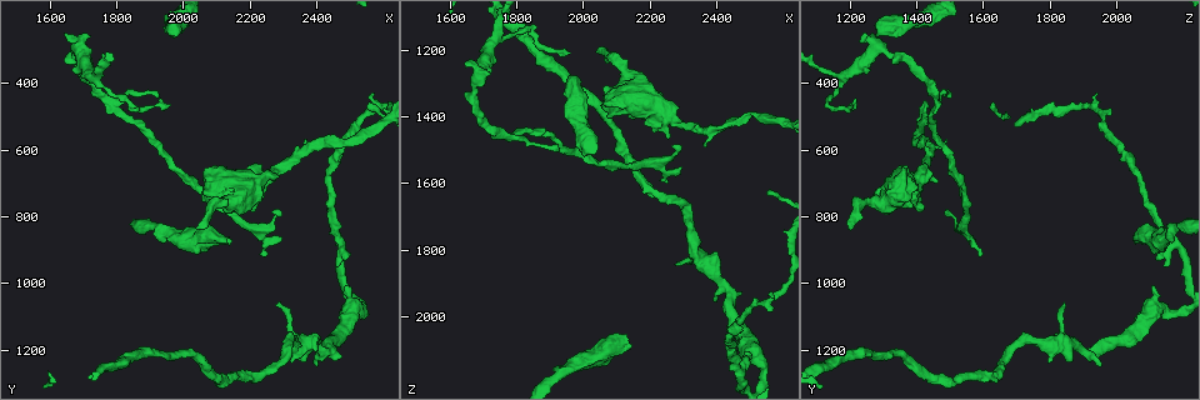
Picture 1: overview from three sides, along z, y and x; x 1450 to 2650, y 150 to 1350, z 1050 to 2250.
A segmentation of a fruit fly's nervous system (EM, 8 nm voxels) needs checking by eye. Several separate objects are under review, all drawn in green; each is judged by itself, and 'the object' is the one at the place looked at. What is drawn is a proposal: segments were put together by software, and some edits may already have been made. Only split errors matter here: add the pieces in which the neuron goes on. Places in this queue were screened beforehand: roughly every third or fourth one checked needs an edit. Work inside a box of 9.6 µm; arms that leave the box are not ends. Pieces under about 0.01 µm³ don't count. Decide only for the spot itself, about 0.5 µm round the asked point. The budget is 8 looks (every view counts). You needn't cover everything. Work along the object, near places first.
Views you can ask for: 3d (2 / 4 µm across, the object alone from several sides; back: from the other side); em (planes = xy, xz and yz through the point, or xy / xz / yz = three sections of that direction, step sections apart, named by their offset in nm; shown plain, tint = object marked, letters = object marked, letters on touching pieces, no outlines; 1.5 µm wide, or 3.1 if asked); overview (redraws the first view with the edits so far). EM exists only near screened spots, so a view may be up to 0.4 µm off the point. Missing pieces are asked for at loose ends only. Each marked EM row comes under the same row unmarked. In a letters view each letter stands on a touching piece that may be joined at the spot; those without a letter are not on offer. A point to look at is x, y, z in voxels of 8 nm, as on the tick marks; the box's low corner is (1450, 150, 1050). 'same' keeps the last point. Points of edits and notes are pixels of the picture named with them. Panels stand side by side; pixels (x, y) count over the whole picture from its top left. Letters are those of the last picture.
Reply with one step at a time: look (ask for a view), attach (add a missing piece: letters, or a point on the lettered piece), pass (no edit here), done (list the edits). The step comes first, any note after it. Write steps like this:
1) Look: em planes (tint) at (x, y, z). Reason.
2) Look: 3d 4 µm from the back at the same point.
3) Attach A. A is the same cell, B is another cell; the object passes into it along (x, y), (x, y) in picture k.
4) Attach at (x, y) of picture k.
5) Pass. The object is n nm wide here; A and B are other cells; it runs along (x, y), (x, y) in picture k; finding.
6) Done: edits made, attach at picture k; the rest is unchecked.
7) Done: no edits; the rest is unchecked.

Look: 3d 2 µm at (2040, 830, 1210). Branch stops here.

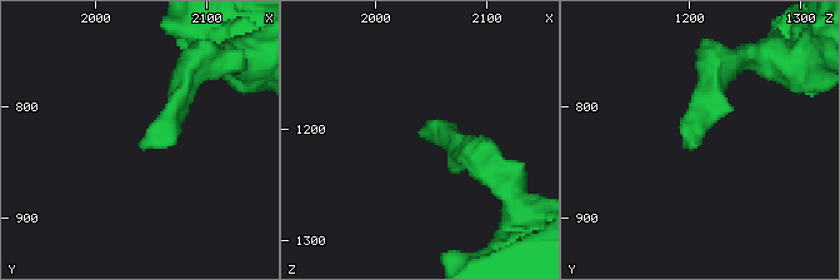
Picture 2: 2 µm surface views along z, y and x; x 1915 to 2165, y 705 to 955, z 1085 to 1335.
Look: em planes (letters) at (2042, 840, 1202). Shape alone is not enough.

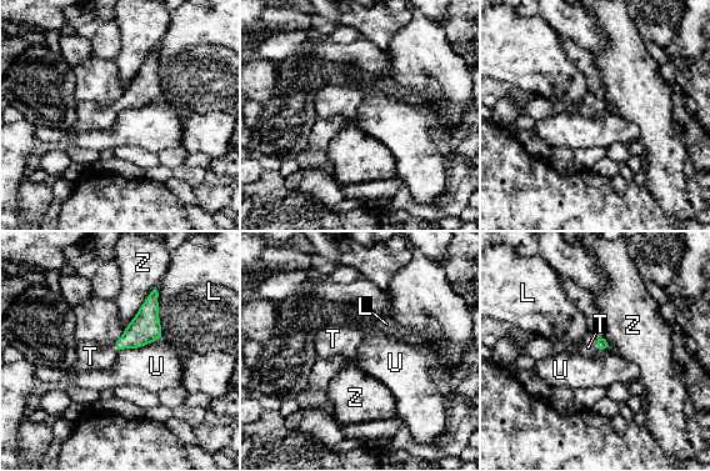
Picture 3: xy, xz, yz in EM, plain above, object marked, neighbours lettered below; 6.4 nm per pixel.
Attach T. The longest contact is with Z, 320 nm; T is the same cell, L, U and Z are other cells; the object passes into it along (601, 342), (598, 344), (588, 347) in picture 3; the neuron continues.

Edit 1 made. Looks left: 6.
Look: overview.

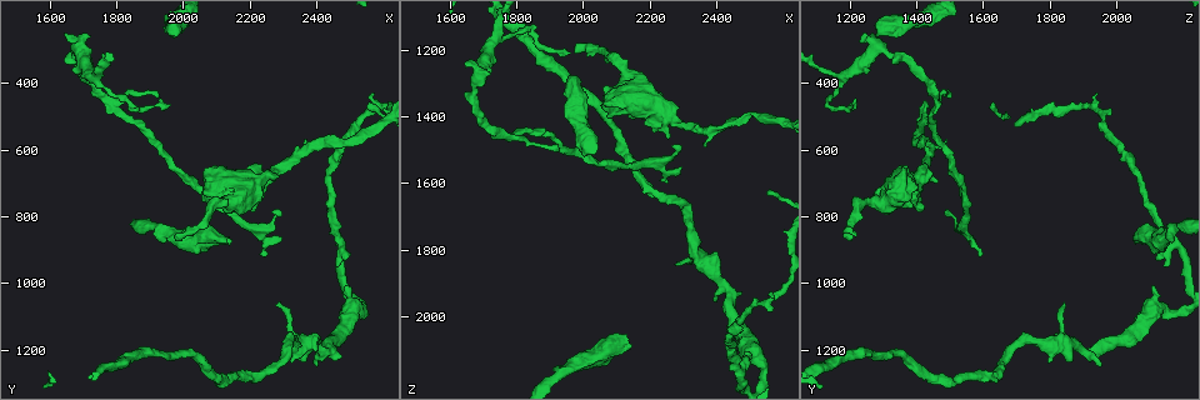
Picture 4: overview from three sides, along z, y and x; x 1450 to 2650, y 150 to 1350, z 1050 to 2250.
Look: 3d 2 µm at (1960, 230, 1270). Branch stops here.

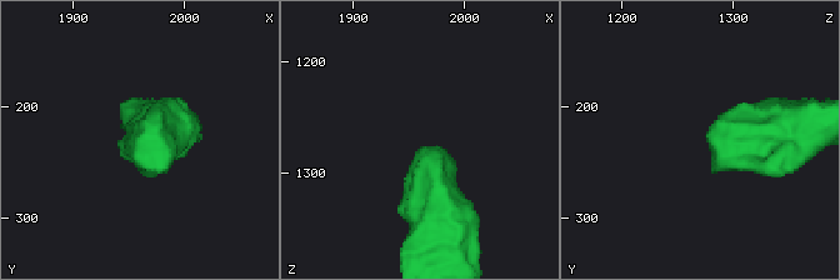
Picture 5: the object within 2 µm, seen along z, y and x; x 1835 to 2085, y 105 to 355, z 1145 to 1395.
Look: em xz step 4 (letters) at (1964, 224, 1276).

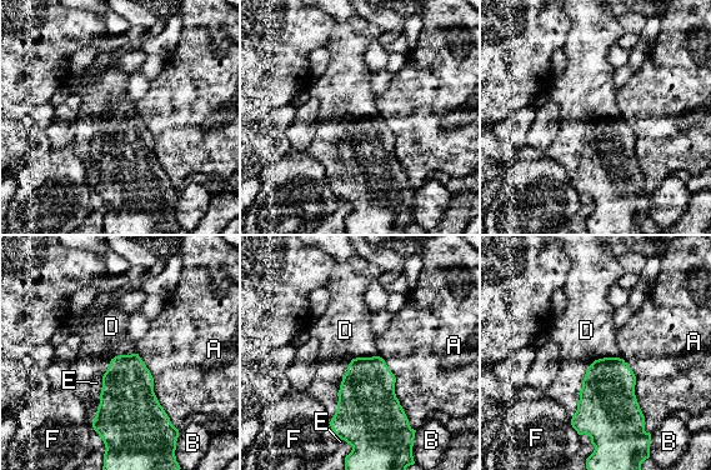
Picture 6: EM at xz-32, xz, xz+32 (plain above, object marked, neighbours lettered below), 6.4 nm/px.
Attach D. D is the same cell, A, B, E and F are other cells; the object passes into it along (366, 396), (364, 358), (345, 330) in picture 6; it goes on there.

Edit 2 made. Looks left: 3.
Done: edits made, attach at picture 3, attach at picture 6; the rest is unchecked.

